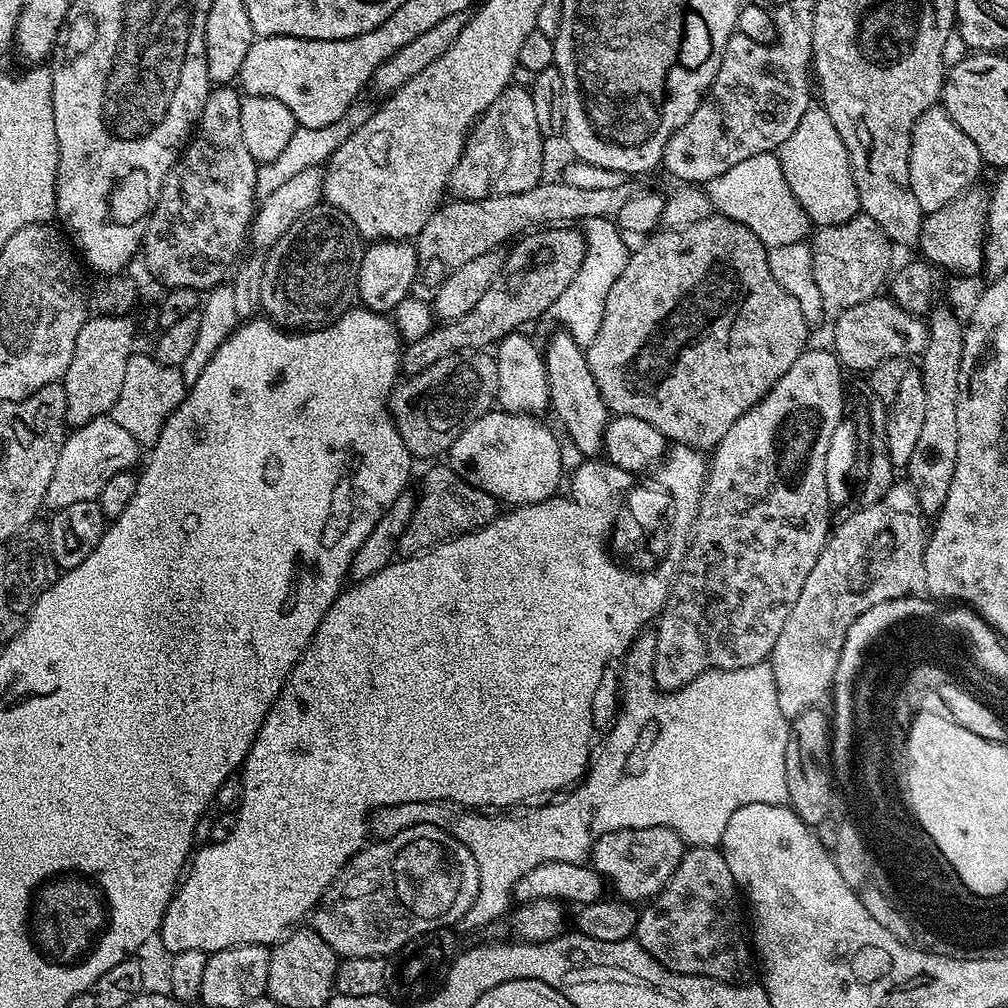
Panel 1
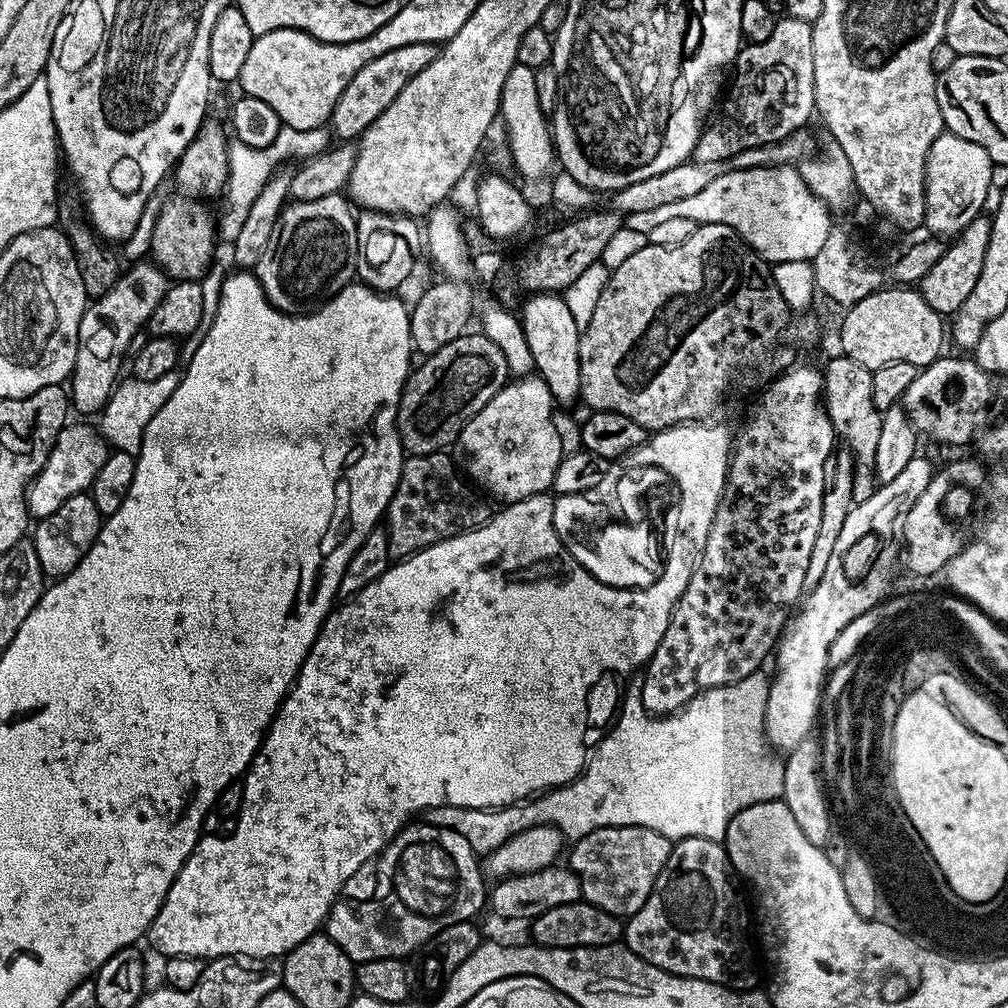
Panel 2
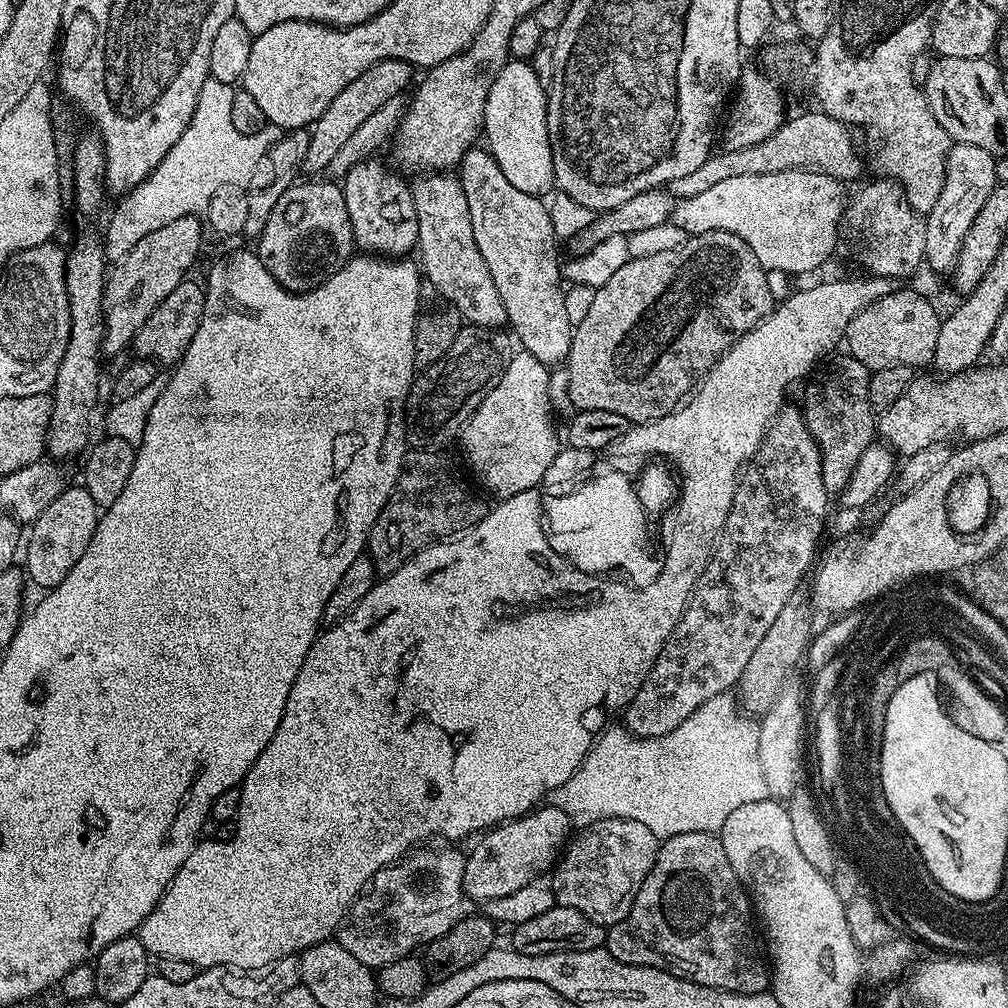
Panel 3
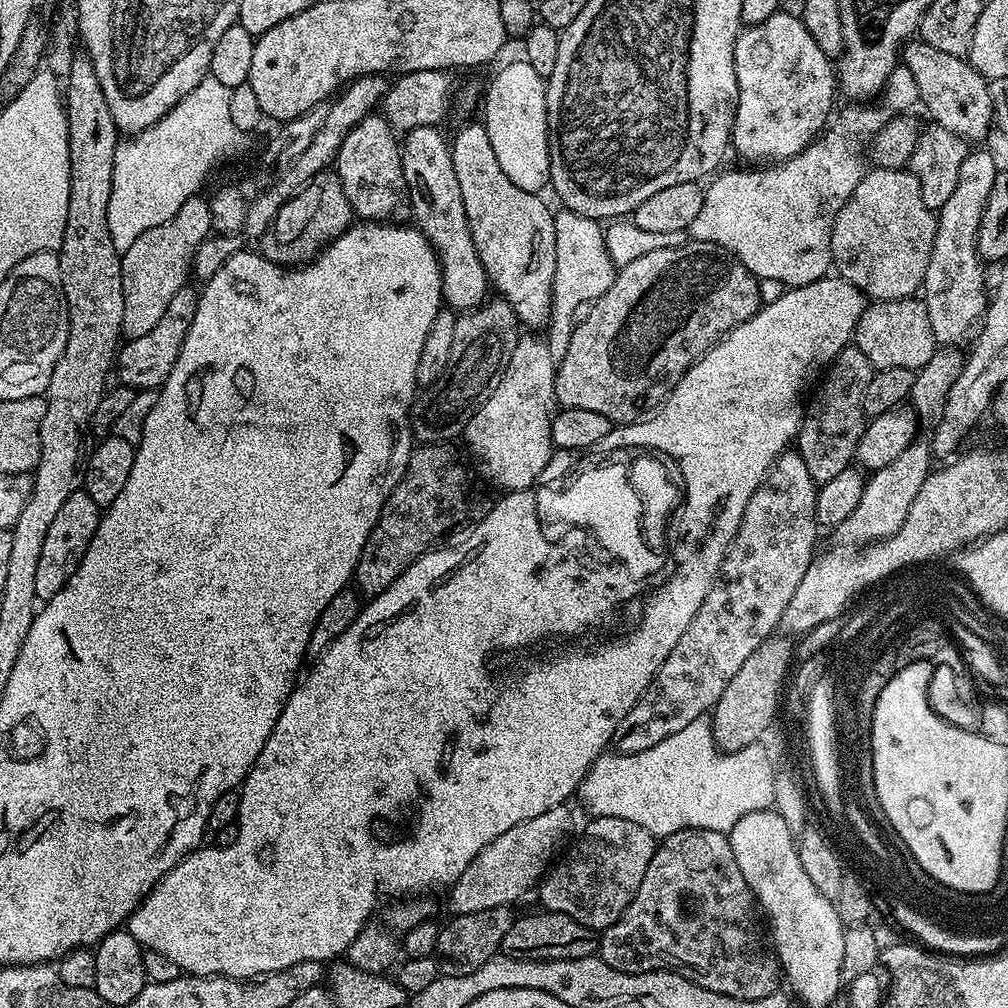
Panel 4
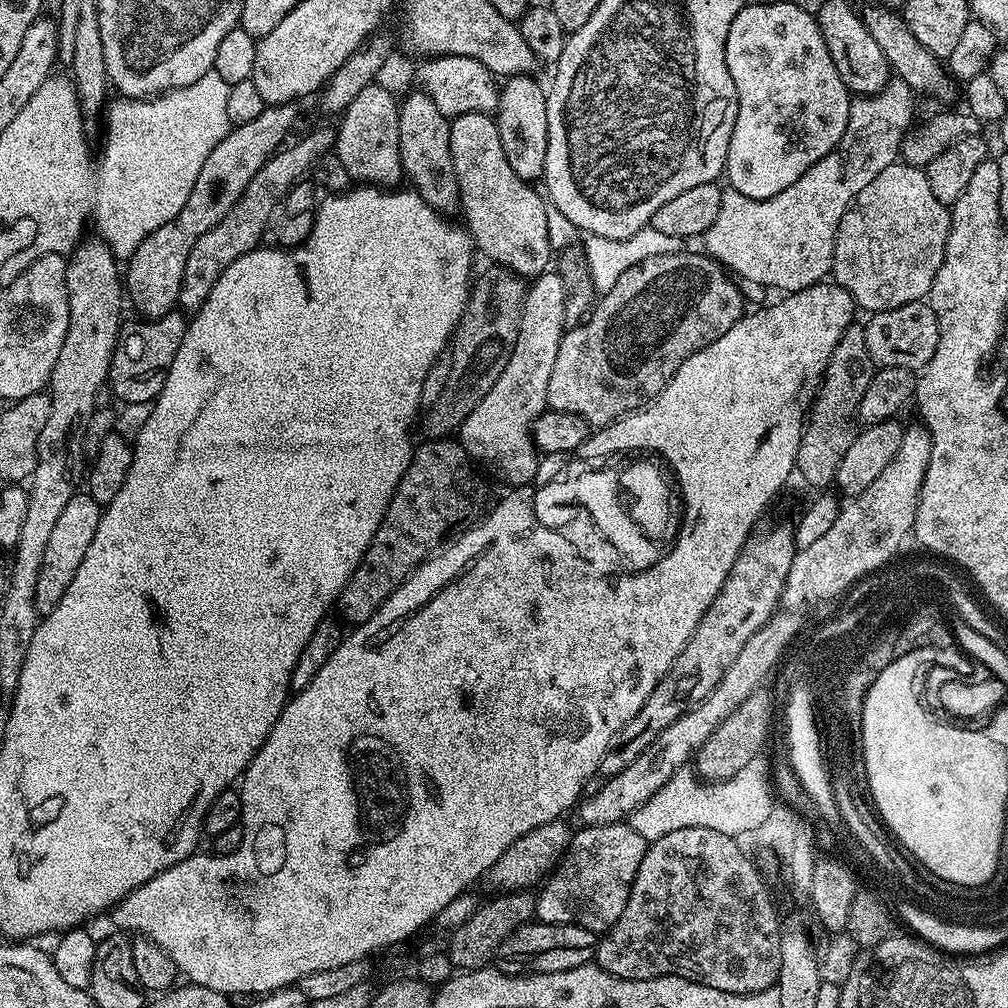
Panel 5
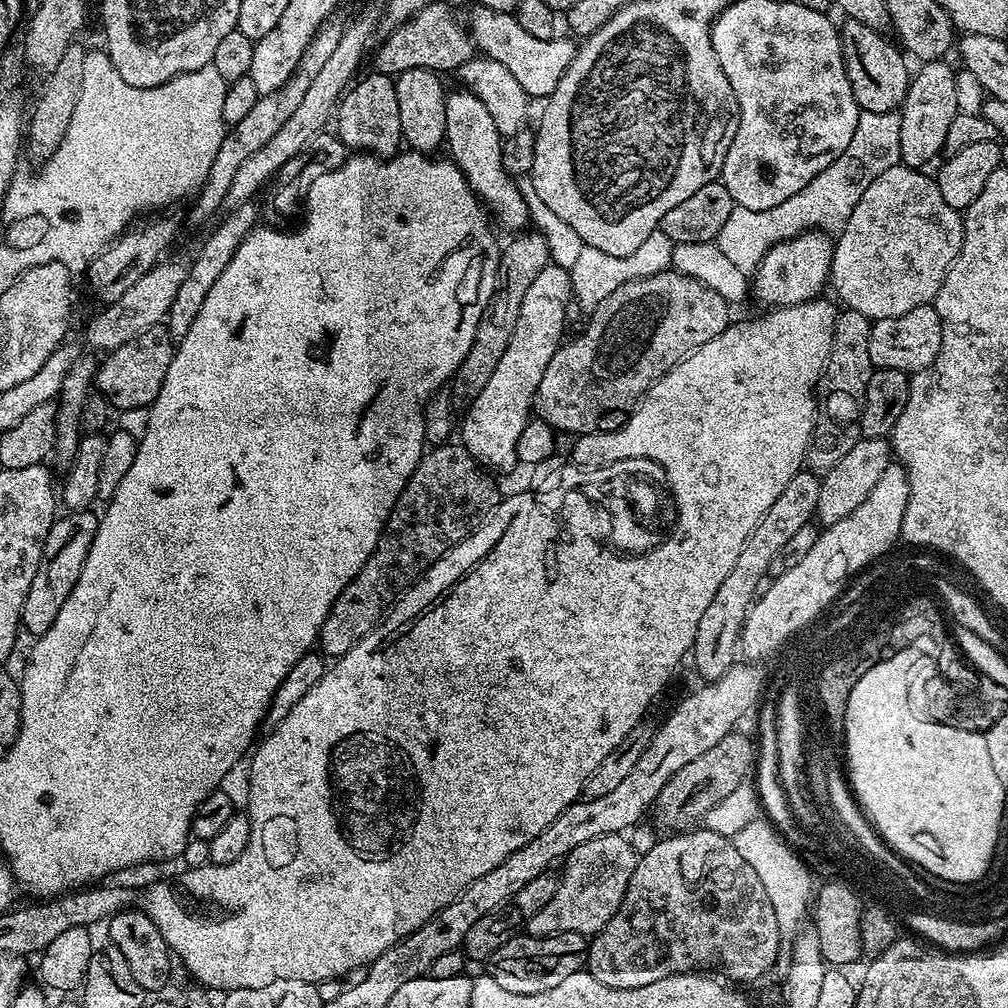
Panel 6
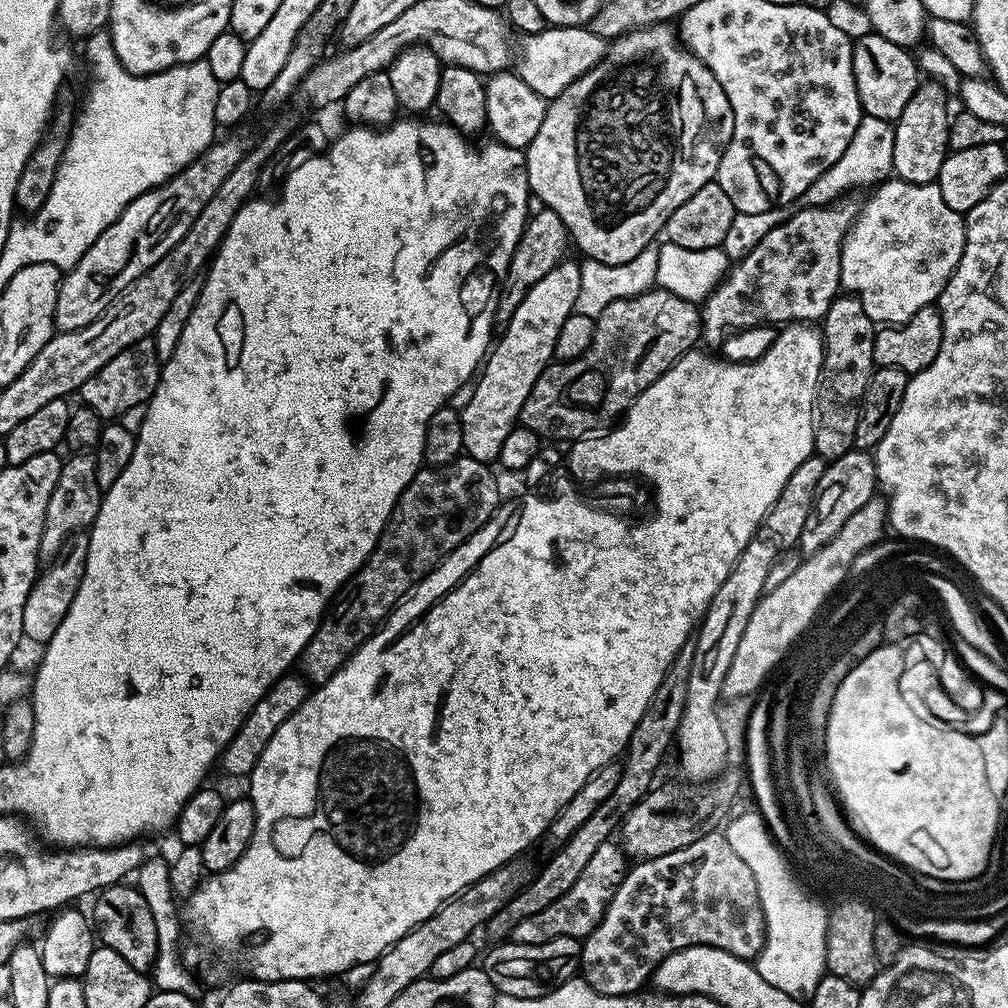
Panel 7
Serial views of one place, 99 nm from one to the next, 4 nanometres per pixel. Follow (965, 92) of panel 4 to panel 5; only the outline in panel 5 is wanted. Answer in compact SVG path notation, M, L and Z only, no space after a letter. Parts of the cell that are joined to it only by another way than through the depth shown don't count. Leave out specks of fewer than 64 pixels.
M884 8L863 9L862 19L866 30L874 34L874 42L878 42L879 48L886 54L889 69L899 80L906 82L906 86L910 86L913 92L917 94L925 92L926 95L937 96L940 100L950 99L955 92L957 95L958 88L955 88L957 85L942 63L941 57L930 54L930 50L926 50L926 46L922 46L922 42L918 42L918 38L910 34L899 11L887 12Z

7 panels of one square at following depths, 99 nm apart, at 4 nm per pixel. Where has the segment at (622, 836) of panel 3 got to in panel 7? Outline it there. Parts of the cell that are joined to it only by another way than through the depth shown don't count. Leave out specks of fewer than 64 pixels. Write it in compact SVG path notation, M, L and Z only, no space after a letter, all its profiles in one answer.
M609 842L598 846L598 850L594 850L594 854L591 855L590 862L586 862L586 866L583 867L578 882L574 882L574 886L570 886L570 890L566 890L566 894L562 894L562 898L558 898L558 902L546 906L546 910L541 910L538 914L526 918L526 922L518 922L518 926L514 926L510 937L511 943L541 944L550 942L559 936L583 938L591 934L606 914L606 910L622 882L626 871L624 860L626 861L626 853L619 843Z

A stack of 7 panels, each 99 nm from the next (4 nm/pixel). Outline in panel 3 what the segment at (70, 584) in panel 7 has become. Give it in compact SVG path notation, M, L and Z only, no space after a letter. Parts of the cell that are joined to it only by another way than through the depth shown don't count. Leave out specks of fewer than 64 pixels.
M83 486L65 487L64 492L58 494L58 498L54 498L54 502L50 502L50 506L46 506L46 510L42 510L42 514L38 514L38 518L30 525L32 533L29 536L27 533L26 551L22 556L27 579L31 583L33 580L40 590L58 586L58 582L62 582L62 578L74 570L78 558L86 554L86 546L90 546L90 538L94 538L96 523L101 515L101 509L97 508L94 498L90 498Z

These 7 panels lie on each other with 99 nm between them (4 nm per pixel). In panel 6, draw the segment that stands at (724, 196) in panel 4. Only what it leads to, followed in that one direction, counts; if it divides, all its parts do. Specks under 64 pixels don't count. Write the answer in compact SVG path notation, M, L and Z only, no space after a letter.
M899 111L861 112L858 118L858 130L854 130L854 138L850 138L850 146L846 146L846 150L842 150L839 158L830 162L830 166L826 166L822 174L810 178L810 182L802 186L798 194L794 194L792 198L770 210L759 212L758 210L746 210L739 206L733 207L730 218L726 218L726 226L722 226L720 235L714 241L715 244L722 250L722 254L726 254L726 258L730 258L730 262L734 262L734 266L738 266L738 270L752 274L762 262L764 255L778 242L813 230L829 234L839 233L844 223L850 218L850 214L854 214L854 206L858 206L858 198L866 194L866 186L870 186L870 182L874 182L878 174L883 174L886 170L890 170L890 166L900 163L901 146L902 118Z

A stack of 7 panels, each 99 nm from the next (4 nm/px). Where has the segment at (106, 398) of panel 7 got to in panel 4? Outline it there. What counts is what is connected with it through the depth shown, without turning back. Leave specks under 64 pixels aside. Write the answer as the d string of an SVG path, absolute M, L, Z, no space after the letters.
M192 286L180 288L178 294L170 298L170 306L166 306L166 314L162 314L158 326L142 334L142 338L128 340L119 349L118 368L121 385L133 390L159 389L182 350L182 342L186 342L186 334L194 322L194 314L198 314L199 301L197 289L192 289Z

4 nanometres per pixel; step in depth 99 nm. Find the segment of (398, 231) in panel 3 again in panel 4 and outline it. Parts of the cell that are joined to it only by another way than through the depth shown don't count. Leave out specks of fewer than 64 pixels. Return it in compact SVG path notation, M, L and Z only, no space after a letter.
M369 114L346 134L336 155L334 171L357 217L368 222L404 222L411 217L412 203L402 170L401 147L397 133L382 114Z

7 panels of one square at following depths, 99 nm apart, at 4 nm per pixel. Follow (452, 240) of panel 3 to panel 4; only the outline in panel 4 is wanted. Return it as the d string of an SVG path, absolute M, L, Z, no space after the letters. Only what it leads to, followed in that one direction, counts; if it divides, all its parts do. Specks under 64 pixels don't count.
M418 126L407 132L400 149L402 170L406 174L408 197L412 203L411 219L415 227L419 228L424 237L432 243L440 262L443 303L452 310L471 310L480 307L489 299L490 281L478 258L478 250L474 250L474 238L470 234L466 218L466 202L462 202L462 186L458 186L458 174L454 174L450 140L447 135L444 137L440 130L436 126Z

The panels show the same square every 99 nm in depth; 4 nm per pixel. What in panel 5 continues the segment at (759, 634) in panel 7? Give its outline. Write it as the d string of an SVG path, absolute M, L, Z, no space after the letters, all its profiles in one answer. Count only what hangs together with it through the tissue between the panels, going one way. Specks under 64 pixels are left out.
M922 422L915 423L904 428L900 449L887 463L886 470L879 474L860 496L849 499L848 505L845 503L841 507L834 526L827 530L822 538L797 551L796 557L792 559L790 574L786 574L782 601L785 609L800 610L803 604L816 604L819 600L832 600L835 596L843 597L857 581L880 572L897 555L900 545L909 537L916 521L917 504L920 501L922 482L925 480L932 449L928 428Z

